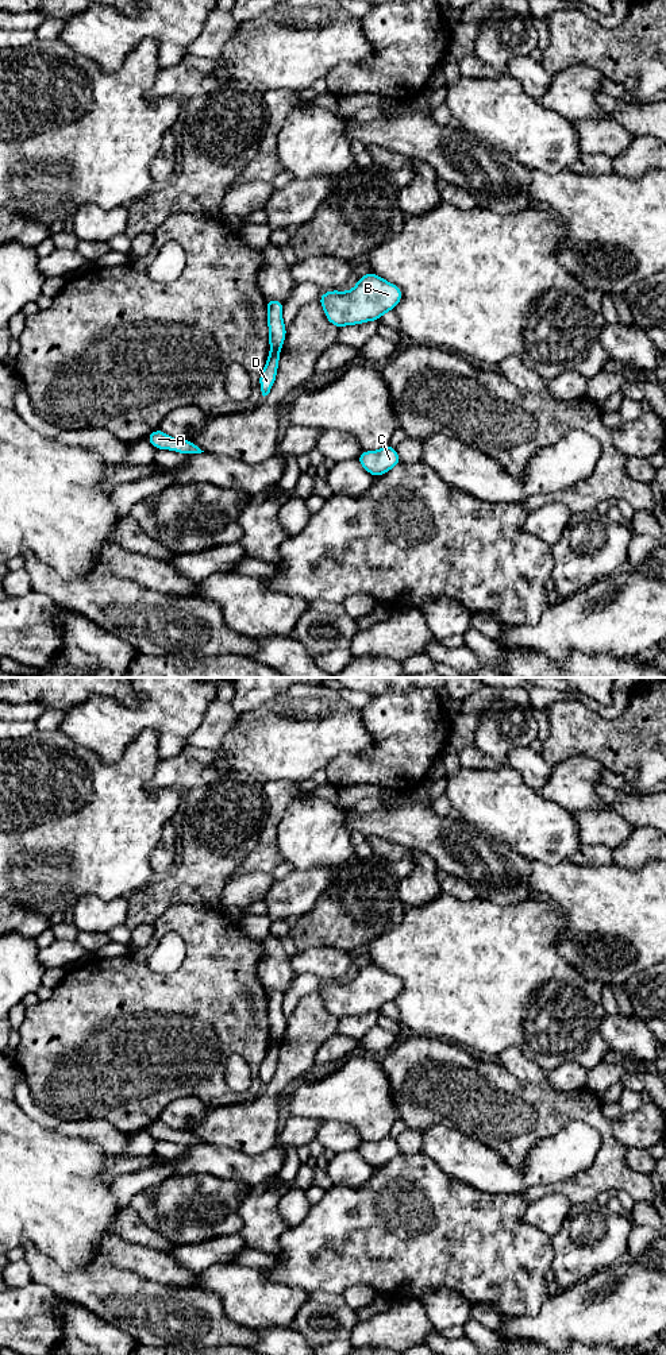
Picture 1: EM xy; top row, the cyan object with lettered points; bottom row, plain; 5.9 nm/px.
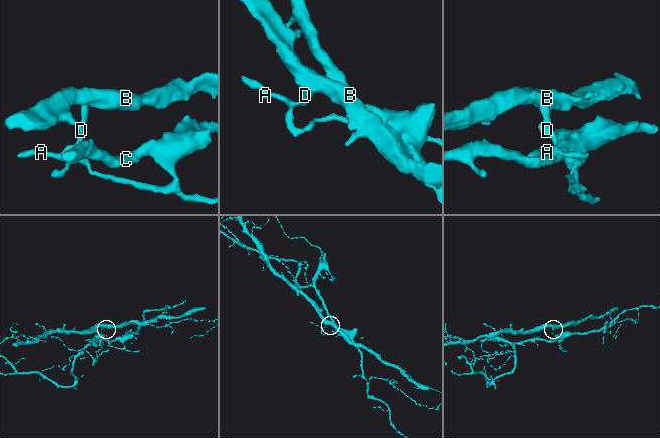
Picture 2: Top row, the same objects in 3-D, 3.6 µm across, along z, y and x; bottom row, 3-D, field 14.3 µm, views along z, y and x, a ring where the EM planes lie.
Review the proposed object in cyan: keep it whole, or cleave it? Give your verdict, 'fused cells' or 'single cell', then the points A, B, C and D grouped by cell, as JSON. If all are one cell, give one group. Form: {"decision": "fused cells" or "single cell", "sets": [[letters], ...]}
{"decision": "fused cells", "sets": [["A", "C", "D"], ["B"]]}

